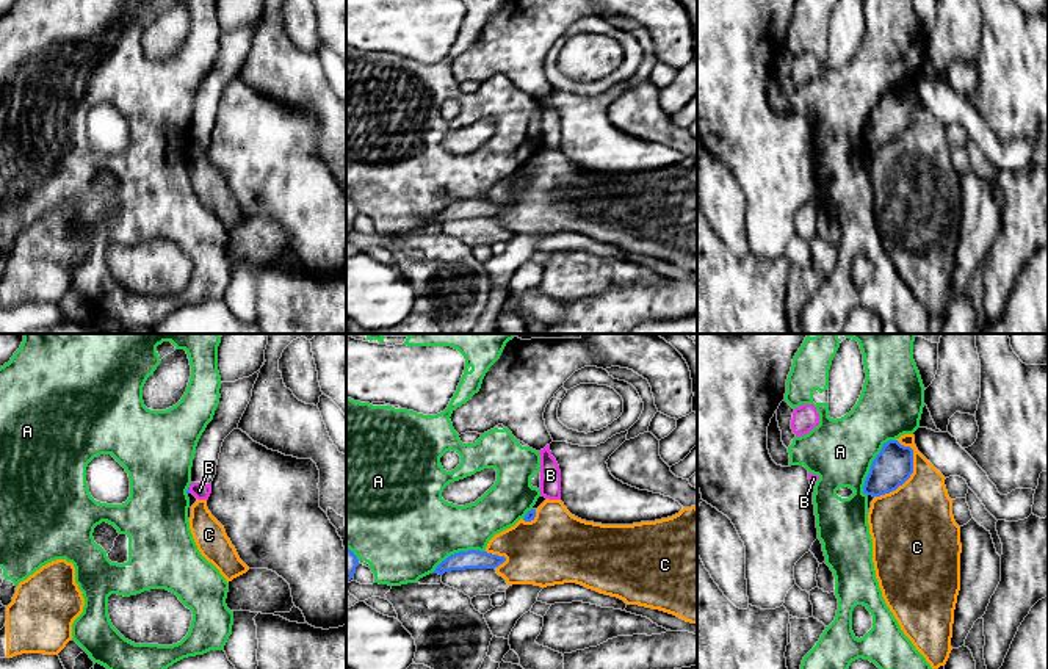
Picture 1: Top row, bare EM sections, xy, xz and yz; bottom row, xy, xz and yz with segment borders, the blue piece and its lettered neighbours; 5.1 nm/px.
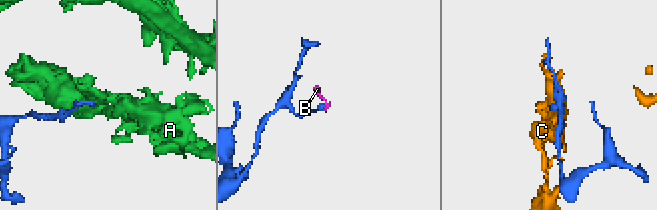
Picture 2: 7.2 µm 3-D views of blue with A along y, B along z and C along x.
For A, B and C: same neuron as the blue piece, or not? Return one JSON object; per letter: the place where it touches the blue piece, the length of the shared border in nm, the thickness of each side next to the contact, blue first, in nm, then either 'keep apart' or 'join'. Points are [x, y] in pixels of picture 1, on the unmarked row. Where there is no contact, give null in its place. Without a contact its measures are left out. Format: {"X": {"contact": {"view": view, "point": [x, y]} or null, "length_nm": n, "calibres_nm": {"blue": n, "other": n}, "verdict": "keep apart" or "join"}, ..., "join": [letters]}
{"A": {"contact": {"view": "yz", "point": [871, 113]}, "length_nm": 340, "calibres_nm": {"blue": 200, "other": 340}, "verdict": "keep apart"}, "B": {"contact": {"view": "xy", "point": [188, 138]}, "length_nm": 50, "calibres_nm": {"blue": 20, "other": 80}, "verdict": "keep apart"}, "C": {"contact": {"view": "yz", "point": [912, 121]}, "length_nm": 320, "calibres_nm": {"blue": 200, "other": 380}, "verdict": "keep apart"}, "join": []}

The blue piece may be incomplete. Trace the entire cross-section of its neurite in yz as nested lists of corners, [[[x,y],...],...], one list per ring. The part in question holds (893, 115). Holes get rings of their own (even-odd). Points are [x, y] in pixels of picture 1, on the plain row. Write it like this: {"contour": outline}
{"contour": [[[898,89],[884,92],[871,113],[863,143],[880,146],[896,139],[913,122],[913,99]]]}

